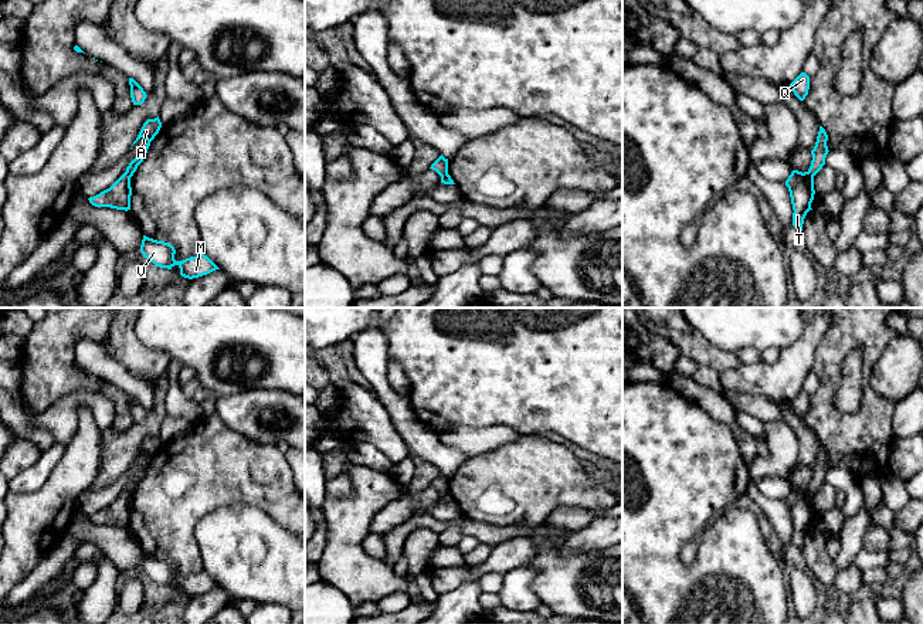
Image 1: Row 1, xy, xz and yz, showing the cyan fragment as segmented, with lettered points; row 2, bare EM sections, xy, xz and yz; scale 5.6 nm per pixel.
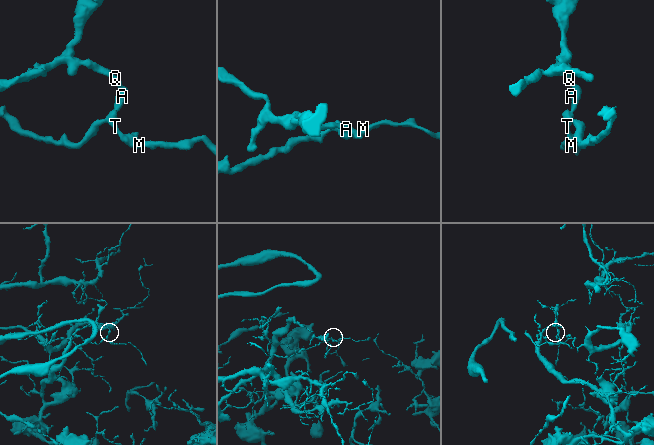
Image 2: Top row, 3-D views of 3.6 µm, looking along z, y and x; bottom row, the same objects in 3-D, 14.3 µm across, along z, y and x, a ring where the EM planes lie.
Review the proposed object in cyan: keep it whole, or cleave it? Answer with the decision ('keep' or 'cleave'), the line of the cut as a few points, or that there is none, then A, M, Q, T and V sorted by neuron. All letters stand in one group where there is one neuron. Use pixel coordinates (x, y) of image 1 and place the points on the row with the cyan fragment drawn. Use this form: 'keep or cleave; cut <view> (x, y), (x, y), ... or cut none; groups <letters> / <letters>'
cleave; cut yz (806, 172), (813, 176); groups A Q / M T V

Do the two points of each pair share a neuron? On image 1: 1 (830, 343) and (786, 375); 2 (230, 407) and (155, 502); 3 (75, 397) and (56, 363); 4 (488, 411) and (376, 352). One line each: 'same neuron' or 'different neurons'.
1: different neurons
2: different neurons
3: different neurons
4: different neurons

